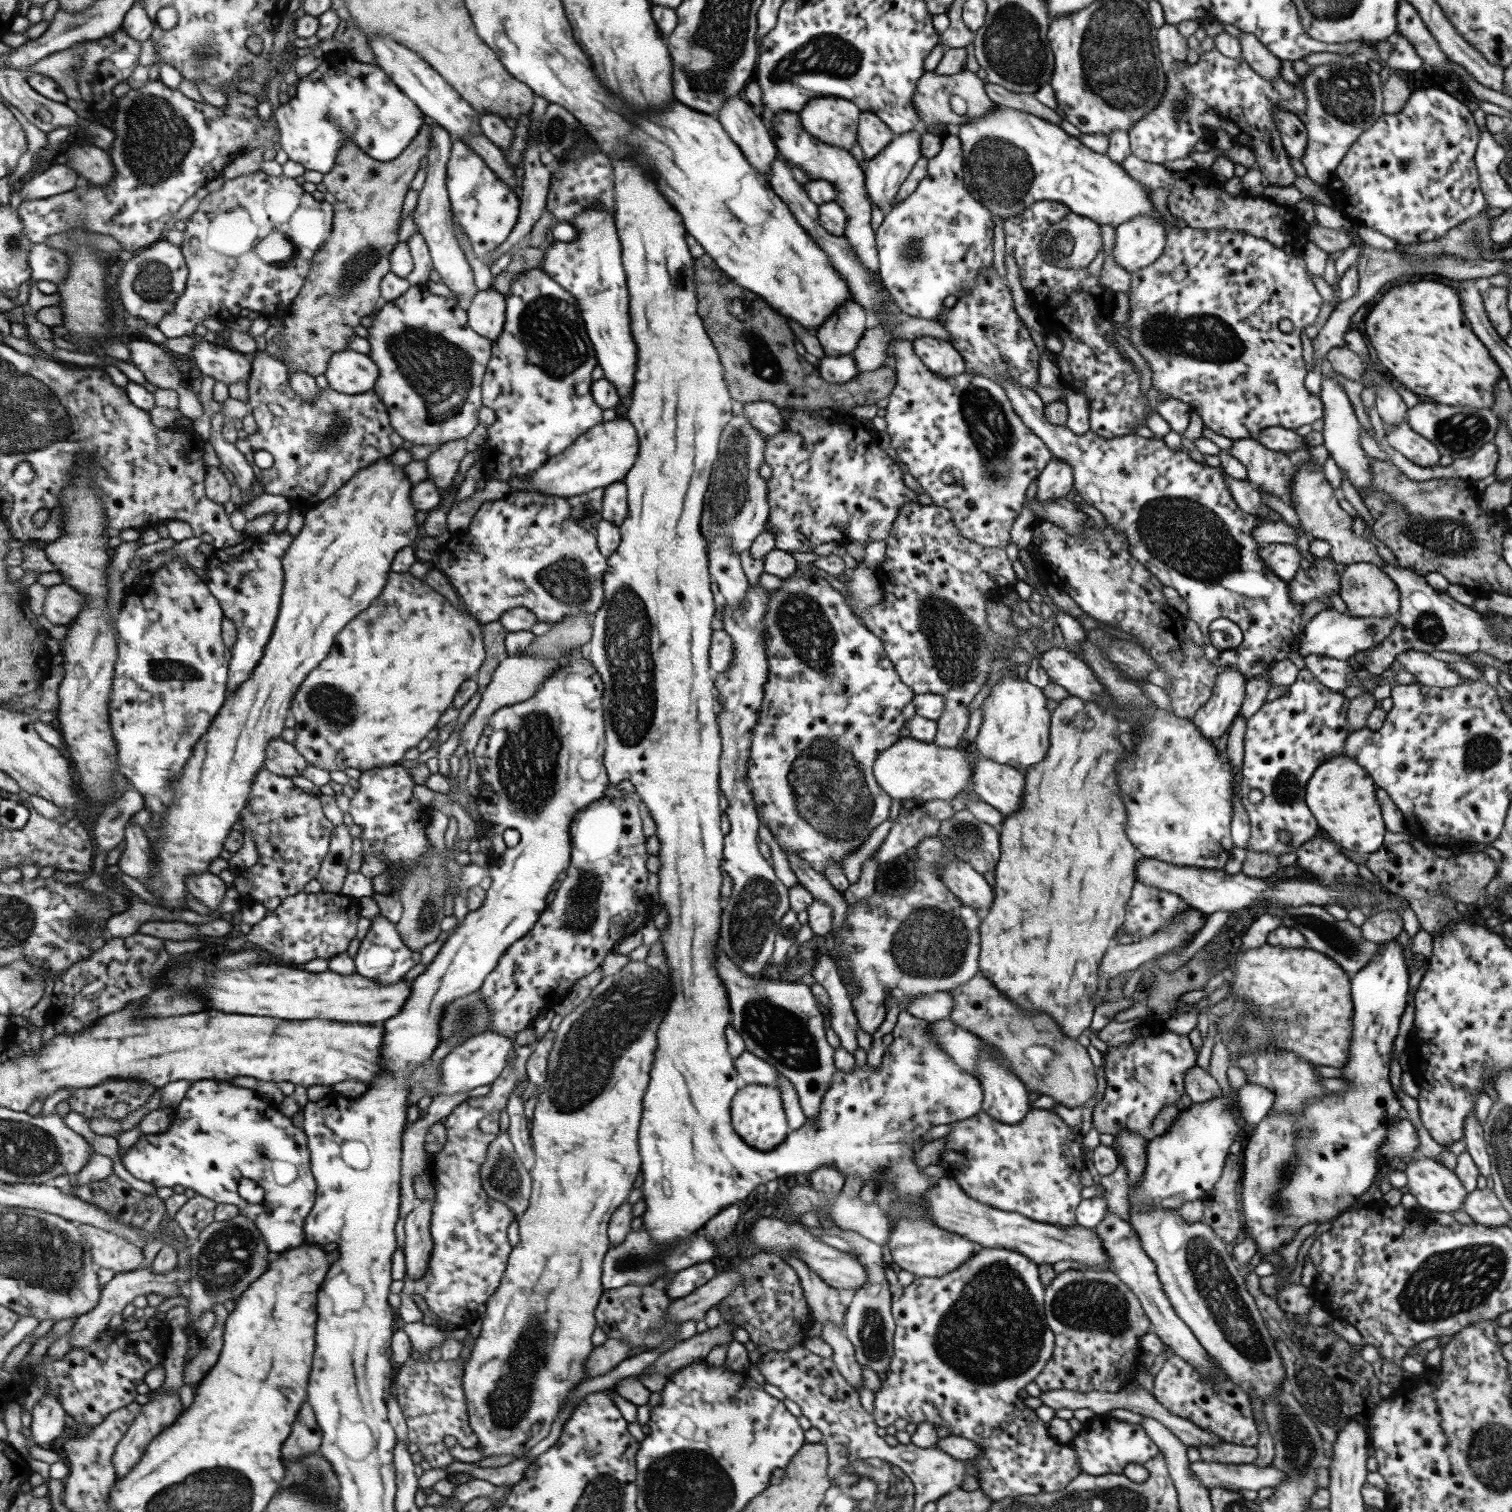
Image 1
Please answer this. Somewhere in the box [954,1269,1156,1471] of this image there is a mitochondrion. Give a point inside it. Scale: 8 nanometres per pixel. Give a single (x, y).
(1097, 1305)

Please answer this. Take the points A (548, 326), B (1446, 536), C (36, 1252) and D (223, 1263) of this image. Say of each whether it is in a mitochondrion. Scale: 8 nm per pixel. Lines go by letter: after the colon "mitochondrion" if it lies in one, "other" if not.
A: mitochondrion
B: mitochondrion
C: mitochondrion
D: mitochondrion

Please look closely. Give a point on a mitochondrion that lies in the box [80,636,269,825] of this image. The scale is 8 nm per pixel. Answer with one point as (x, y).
(161, 672)

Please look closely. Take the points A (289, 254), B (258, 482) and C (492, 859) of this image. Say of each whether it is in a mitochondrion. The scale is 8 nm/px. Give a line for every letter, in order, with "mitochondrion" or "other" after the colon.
A: mitochondrion
B: other
C: other

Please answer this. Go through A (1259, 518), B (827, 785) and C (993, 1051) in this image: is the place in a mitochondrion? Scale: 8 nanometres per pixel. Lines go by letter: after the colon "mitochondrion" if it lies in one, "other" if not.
A: other
B: mitochondrion
C: other

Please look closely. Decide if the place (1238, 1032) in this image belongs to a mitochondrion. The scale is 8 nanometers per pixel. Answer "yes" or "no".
yes

